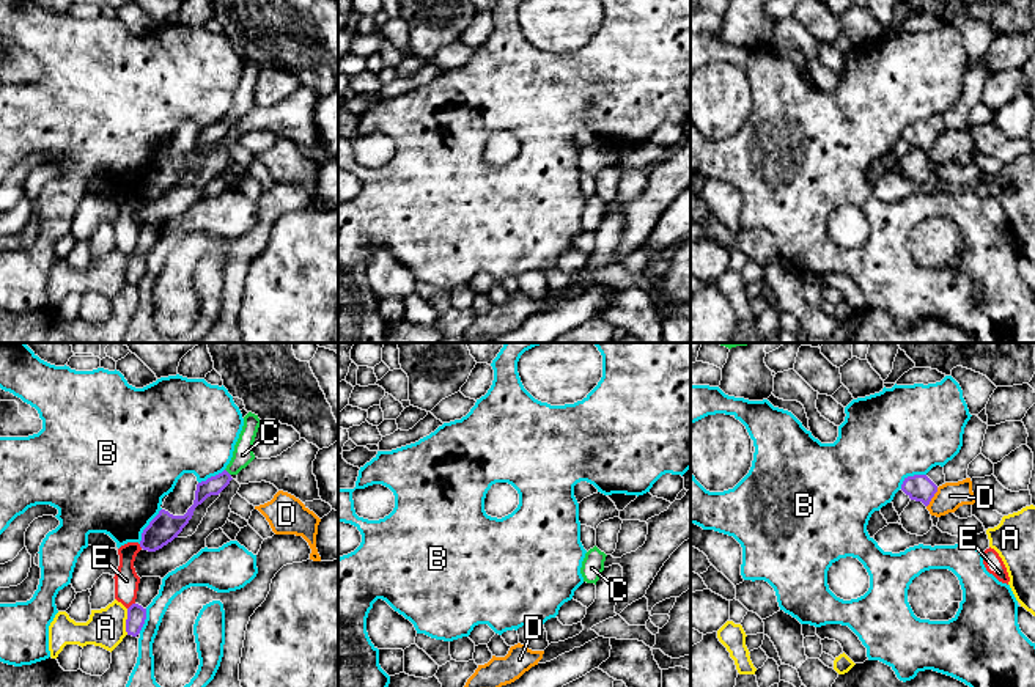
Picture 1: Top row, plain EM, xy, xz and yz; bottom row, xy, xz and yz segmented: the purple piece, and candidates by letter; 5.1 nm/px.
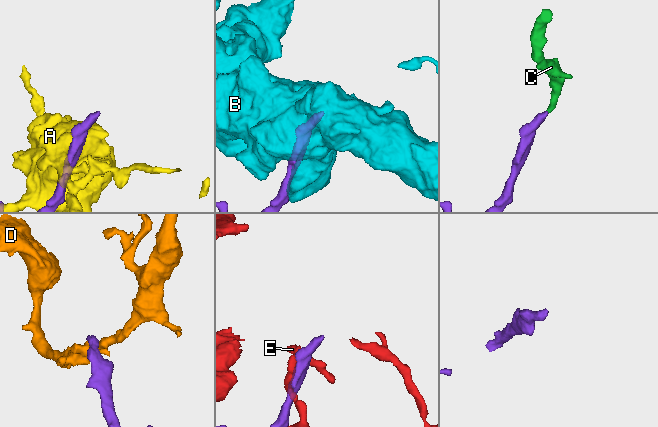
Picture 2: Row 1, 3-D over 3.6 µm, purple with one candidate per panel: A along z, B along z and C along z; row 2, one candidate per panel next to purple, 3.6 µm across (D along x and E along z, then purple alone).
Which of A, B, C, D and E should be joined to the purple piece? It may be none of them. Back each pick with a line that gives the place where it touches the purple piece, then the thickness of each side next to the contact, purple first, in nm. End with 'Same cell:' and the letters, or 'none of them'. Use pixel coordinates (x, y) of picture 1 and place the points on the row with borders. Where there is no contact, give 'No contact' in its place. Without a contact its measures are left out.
C: Touches purple at xy (227, 472). Thickness 100 nm (purple) against 110 nm
Same cell: C

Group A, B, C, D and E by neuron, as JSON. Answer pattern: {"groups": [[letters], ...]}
{"groups": [["A"], ["B"], ["C"], ["D"], ["E"]]}

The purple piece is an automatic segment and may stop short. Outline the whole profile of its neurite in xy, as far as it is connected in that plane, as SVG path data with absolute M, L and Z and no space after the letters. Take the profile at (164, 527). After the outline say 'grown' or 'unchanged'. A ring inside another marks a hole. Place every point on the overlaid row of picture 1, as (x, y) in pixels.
M249 412L244 417L242 431L234 445L233 457L227 468L222 473L197 484L193 505L184 516L173 516L168 511L160 509L142 533L140 547L143 550L156 552L178 538L178 535L192 519L195 508L201 505L208 497L219 495L230 484L233 479L231 476L238 475L255 459L253 442L260 424L261 420L258 415Z; grown

